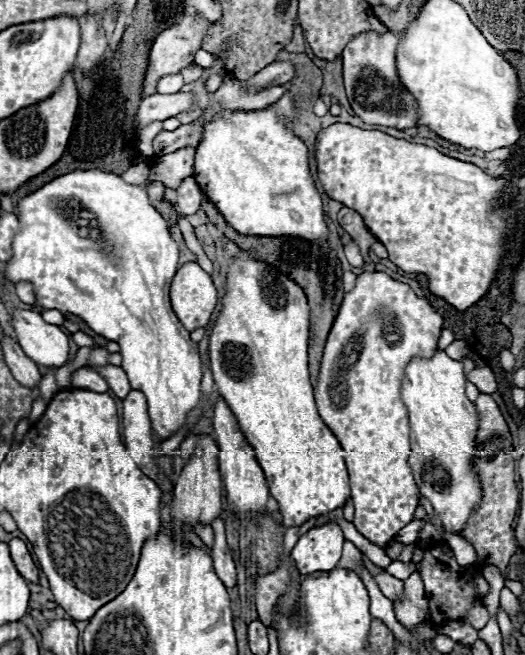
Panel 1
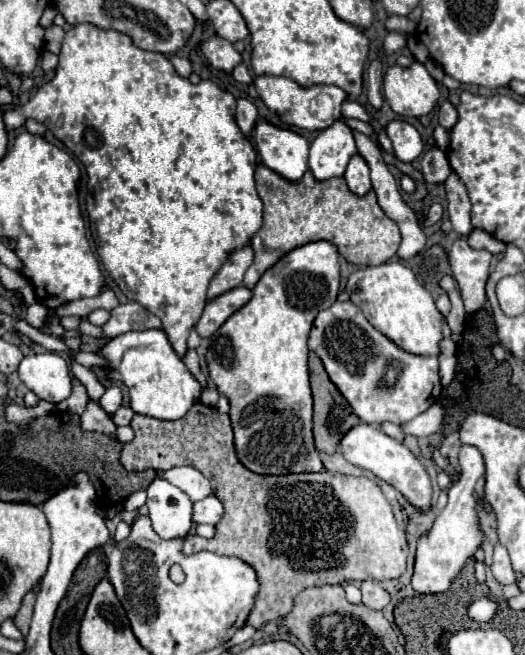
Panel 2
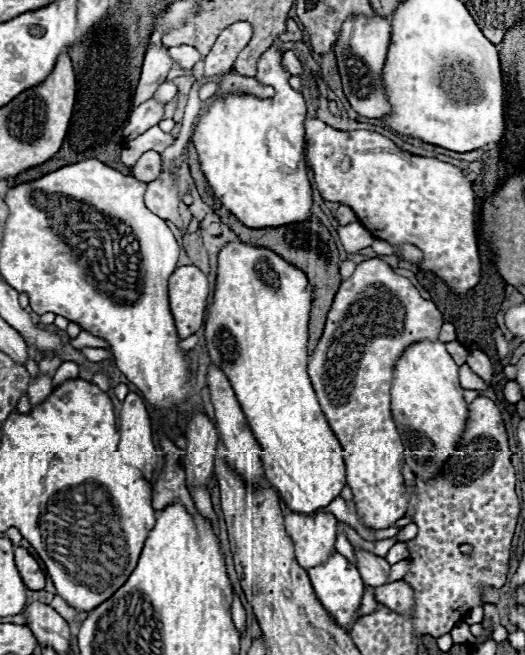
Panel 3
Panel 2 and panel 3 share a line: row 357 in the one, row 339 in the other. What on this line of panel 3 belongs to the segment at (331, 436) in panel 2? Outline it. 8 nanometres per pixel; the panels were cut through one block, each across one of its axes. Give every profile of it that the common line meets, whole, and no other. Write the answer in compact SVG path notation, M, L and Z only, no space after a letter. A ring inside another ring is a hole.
M224 212L222 222L238 234L238 238L246 244L254 244L254 246L264 246L274 250L276 254L280 254L284 260L288 260L290 264L298 266L300 270L306 272L312 288L314 288L314 302L312 302L312 314L310 314L310 342L308 342L308 350L312 352L316 348L318 338L322 336L324 330L324 322L326 322L326 314L330 310L330 304L338 292L340 286L340 276L338 276L338 248L332 240L332 234L326 230L326 226L318 220L318 218L310 218L308 222L294 222L292 226L276 226L276 228L248 228L244 226L236 216L232 216L230 212ZM318 224L320 224L320 250L318 250Z

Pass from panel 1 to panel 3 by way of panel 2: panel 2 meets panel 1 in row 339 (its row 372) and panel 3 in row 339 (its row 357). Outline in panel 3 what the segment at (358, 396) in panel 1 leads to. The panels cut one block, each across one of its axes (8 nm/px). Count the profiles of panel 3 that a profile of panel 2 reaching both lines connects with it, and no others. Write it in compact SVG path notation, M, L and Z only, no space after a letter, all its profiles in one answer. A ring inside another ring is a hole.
M368 258L356 266L354 274L348 280L342 280L330 306L324 332L312 356L308 358L308 372L318 394L320 406L344 450L346 480L352 488L358 514L370 528L388 528L392 522L404 516L408 506L404 478L400 472L402 440L390 412L392 368L402 350L412 342L436 340L440 326L442 314L434 306L434 302L424 300L416 286L408 278L398 276L384 260Z

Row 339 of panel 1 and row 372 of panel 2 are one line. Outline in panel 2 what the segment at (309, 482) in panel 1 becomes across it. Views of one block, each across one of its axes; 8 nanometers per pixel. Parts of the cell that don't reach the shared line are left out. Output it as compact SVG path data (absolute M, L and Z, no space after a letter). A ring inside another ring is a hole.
M318 240L286 252L262 274L252 298L236 310L210 338L206 352L208 372L218 392L230 400L230 418L240 462L256 474L292 474L324 470L312 440L312 394L310 394L308 332L316 314L336 302L340 284L338 250L332 242Z

